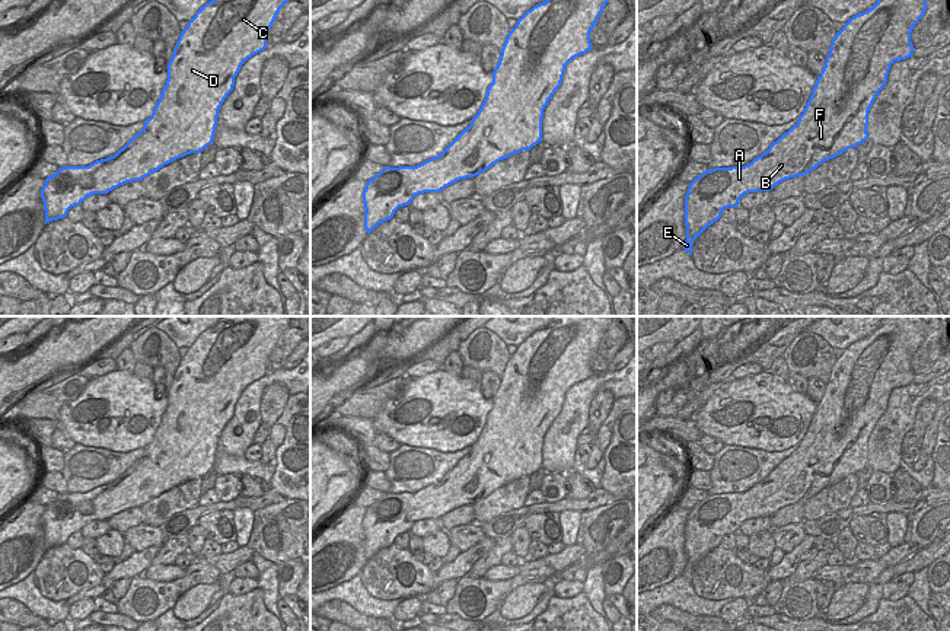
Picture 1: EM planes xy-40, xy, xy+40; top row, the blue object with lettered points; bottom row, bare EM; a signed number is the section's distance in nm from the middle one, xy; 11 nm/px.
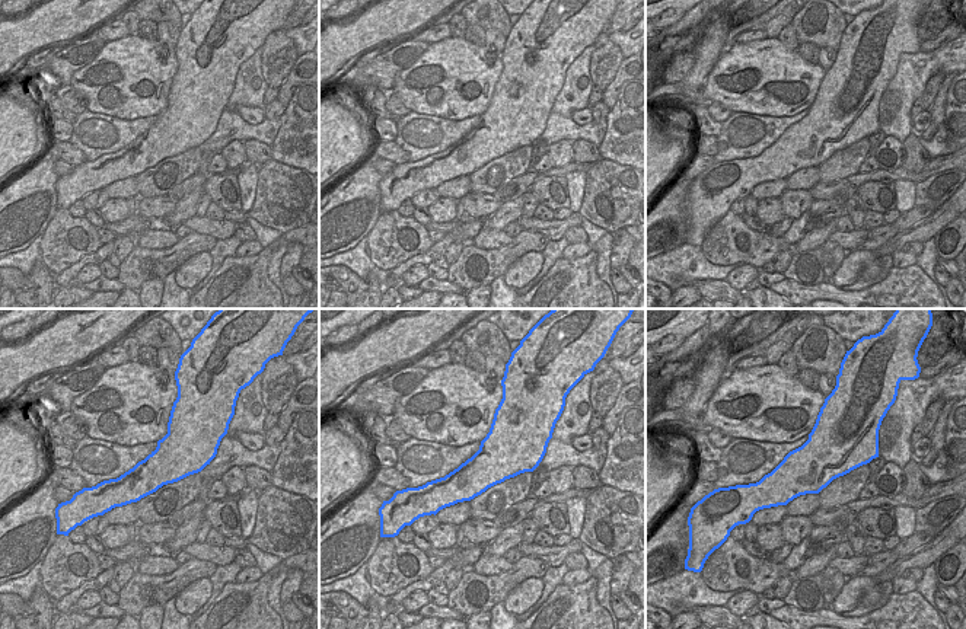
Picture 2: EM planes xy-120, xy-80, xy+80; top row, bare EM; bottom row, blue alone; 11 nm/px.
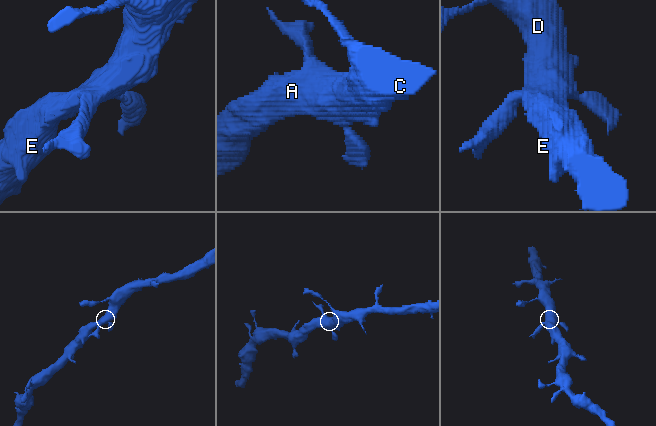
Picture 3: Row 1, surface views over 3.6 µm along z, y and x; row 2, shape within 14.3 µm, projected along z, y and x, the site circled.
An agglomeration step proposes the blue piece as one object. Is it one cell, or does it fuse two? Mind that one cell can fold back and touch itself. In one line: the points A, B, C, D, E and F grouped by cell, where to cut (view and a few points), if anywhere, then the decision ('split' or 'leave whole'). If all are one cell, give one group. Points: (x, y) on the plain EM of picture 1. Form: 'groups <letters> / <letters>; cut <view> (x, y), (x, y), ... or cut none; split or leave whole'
groups A B C D E F; cut none; leave whole

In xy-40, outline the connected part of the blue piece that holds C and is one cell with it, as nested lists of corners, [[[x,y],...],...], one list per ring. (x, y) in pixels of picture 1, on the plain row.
[[[223,316],[205,329],[181,358],[168,391],[168,407],[144,453],[114,482],[89,493],[64,493],[45,506],[41,525],[45,551],[64,545],[68,536],[93,520],[141,507],[165,491],[191,479],[201,479],[214,466],[221,430],[233,417],[242,391],[267,375],[267,361],[280,335],[288,328],[288,316]]]

